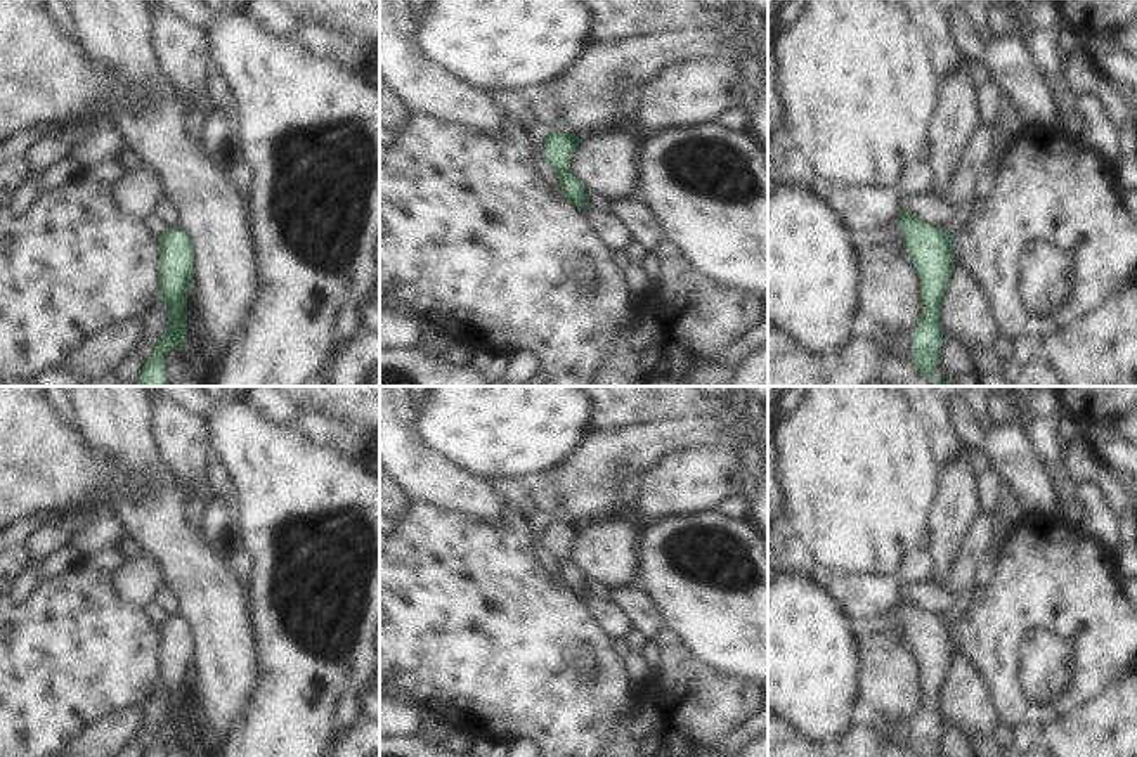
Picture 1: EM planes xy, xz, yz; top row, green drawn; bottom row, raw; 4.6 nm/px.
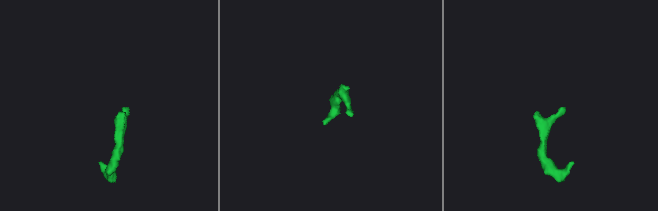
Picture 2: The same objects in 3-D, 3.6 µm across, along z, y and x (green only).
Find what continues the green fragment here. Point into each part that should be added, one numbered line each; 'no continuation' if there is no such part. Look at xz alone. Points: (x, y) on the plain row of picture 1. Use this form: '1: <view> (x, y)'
no continuation

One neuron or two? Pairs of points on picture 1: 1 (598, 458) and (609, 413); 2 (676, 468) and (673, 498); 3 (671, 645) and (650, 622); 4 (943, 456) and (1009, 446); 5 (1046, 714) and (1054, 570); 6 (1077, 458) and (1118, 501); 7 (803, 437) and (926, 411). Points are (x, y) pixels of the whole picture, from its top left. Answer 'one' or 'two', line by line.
1: two
2: one
3: two
4: two
5: one
6: one
7: two

